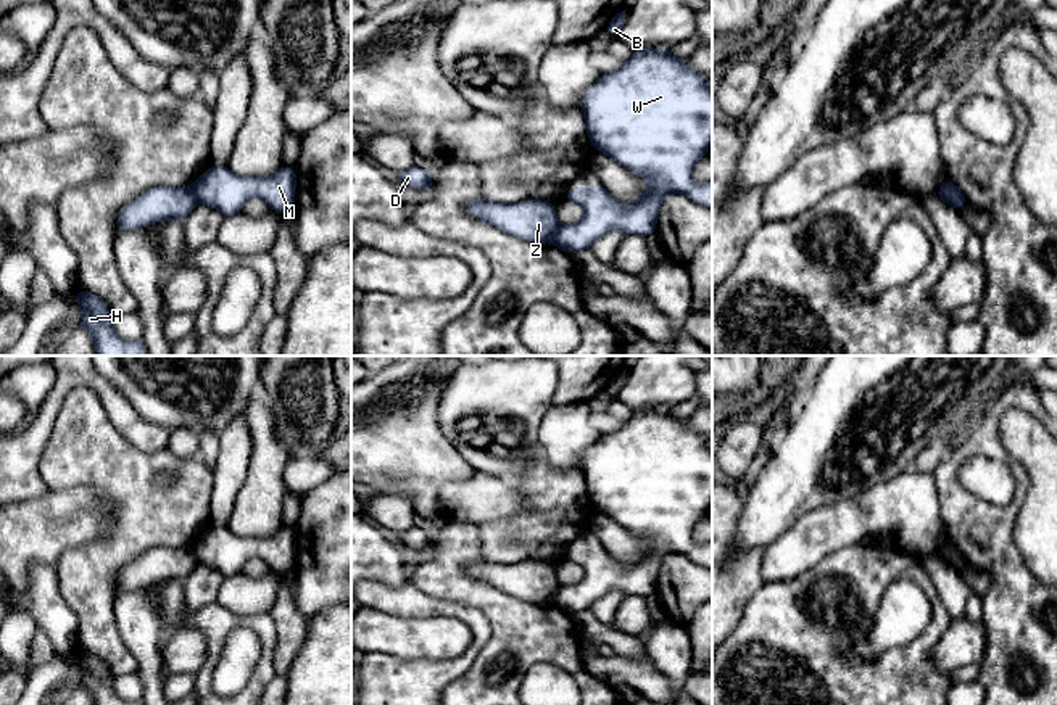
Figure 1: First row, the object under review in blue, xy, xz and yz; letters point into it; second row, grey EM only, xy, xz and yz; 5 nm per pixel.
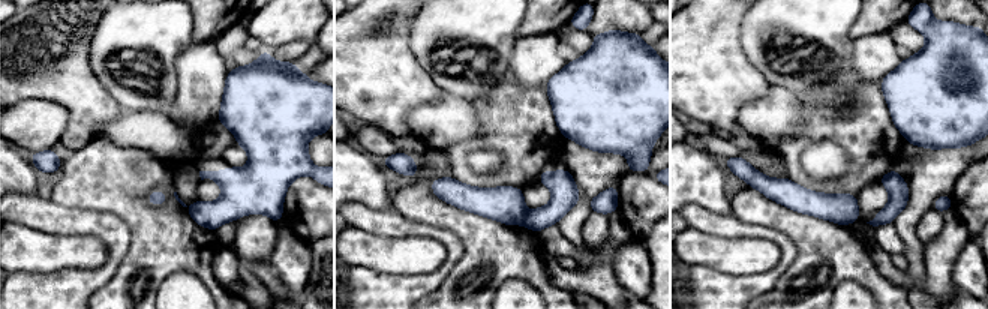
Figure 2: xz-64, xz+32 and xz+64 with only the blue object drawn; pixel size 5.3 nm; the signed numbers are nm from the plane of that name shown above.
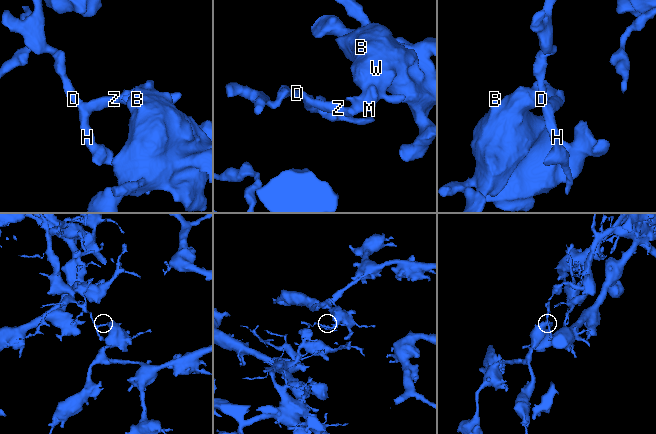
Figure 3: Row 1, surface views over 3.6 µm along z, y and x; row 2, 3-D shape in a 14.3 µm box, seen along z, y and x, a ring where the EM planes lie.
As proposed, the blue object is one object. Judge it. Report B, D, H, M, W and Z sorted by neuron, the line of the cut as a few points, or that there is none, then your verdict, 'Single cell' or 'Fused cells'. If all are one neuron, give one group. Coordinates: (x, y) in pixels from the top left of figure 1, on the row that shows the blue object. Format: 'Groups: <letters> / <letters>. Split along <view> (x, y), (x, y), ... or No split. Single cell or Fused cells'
Groups: B M W / D H Z. Split along xz (559, 226), (550, 242). Fused cells

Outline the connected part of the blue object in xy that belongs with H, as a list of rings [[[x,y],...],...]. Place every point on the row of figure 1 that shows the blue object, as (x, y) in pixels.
[[[76,290],[74,299],[81,306],[79,327],[93,338],[97,356],[148,356],[142,341],[126,341],[116,335],[114,315],[102,298]]]

